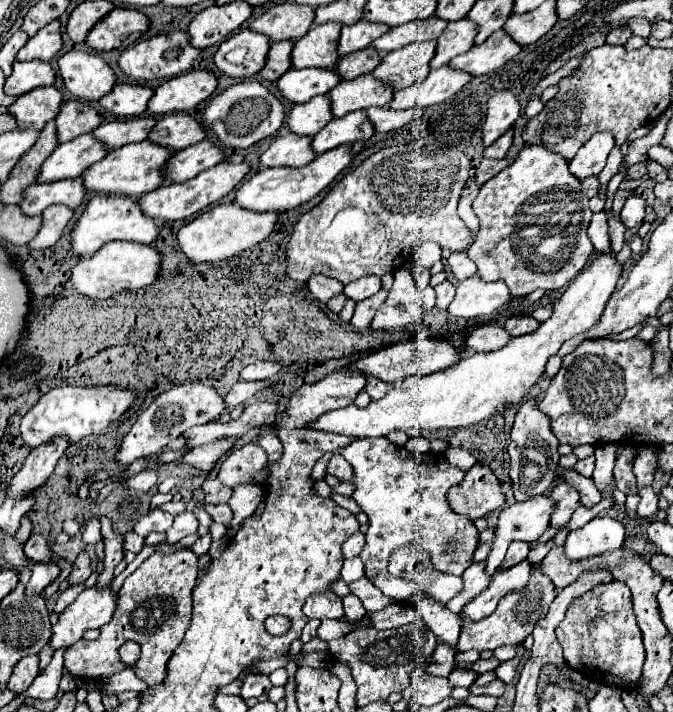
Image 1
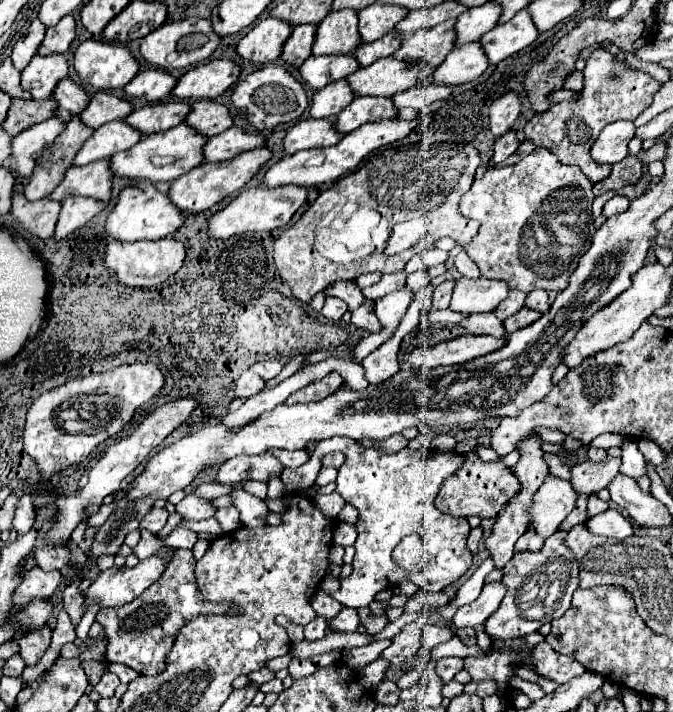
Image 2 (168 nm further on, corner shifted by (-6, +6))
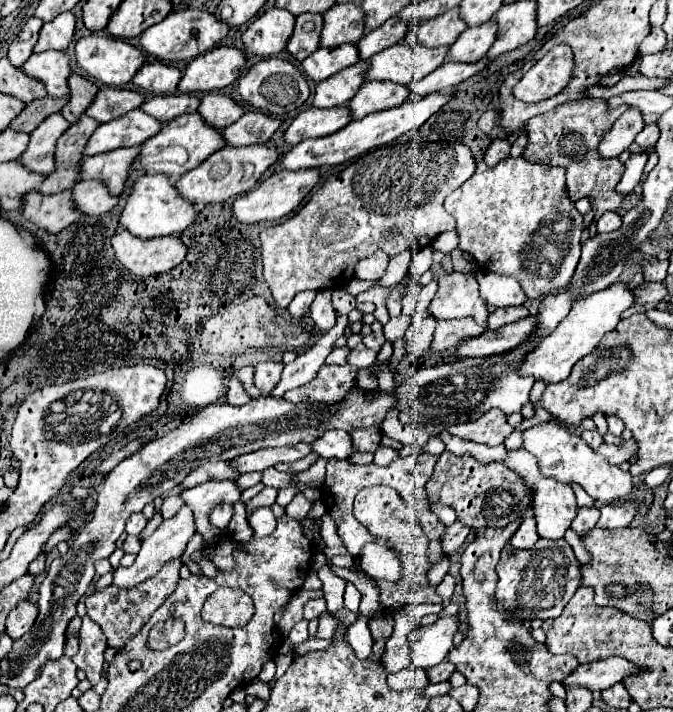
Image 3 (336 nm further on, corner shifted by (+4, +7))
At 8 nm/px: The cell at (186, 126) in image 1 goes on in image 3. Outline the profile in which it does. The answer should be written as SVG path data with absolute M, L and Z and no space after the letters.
M206 93L200 99L198 113L210 127L222 129L222 127L228 127L230 123L238 121L244 115L244 109L238 107L230 97Z

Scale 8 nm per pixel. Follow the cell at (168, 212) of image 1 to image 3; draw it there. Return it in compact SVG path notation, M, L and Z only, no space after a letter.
M226 145L224 149L212 153L204 163L200 163L196 169L184 173L180 181L176 183L176 191L180 197L192 201L194 205L212 205L212 203L222 203L228 201L230 197L242 195L250 191L260 175L278 159L276 149L268 145L248 145L248 147L230 147Z

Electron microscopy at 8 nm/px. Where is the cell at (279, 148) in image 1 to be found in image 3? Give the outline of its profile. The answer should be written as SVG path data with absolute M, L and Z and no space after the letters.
M310 107L308 111L300 113L284 133L286 145L298 145L310 137L326 137L352 121L348 107L332 107L332 109L316 109Z

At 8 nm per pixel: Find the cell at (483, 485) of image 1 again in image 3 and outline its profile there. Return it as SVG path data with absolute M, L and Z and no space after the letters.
M444 451L438 457L432 477L426 483L430 505L440 503L456 511L458 521L472 529L486 527L506 527L516 517L520 517L530 507L530 495L522 485L520 477L502 463L482 465L470 455L456 457L450 451Z

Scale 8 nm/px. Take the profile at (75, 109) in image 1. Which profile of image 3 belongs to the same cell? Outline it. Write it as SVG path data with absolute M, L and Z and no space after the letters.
M102 87L96 95L96 99L88 107L88 115L96 121L110 121L114 117L122 117L124 113L138 109L144 103L144 95L138 91L128 89L114 89L114 87Z

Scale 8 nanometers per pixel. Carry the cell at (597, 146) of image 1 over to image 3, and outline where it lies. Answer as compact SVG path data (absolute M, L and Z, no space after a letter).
M630 107L612 127L604 133L604 139L600 141L598 153L600 157L618 157L622 151L628 149L628 145L634 143L634 137L644 129L642 113L636 107Z

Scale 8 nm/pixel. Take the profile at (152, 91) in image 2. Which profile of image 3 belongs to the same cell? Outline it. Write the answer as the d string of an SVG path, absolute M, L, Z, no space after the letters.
M144 63L140 71L134 75L132 85L144 93L166 95L176 91L180 77L182 73L176 67L164 63Z

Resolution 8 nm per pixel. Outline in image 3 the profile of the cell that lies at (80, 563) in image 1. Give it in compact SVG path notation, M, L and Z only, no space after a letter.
M78 615L68 625L68 631L66 631L66 647L64 647L64 655L66 657L72 657L78 651L78 631L80 631L80 625L82 625L82 619Z

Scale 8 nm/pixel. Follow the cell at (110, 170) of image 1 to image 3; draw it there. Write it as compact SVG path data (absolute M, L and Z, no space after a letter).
M198 113L180 115L166 125L162 125L160 133L156 133L152 139L146 139L140 147L140 155L134 159L132 169L134 171L146 171L146 173L164 173L168 177L180 177L186 171L198 167L206 157L210 157L214 151L222 149L226 143L220 137L218 129L208 127Z

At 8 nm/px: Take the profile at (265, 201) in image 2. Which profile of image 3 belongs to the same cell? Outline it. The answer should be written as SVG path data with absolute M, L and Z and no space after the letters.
M318 169L276 171L268 179L264 179L262 183L258 183L258 187L254 187L252 191L236 197L236 201L232 205L232 215L240 223L278 221L278 219L290 215L302 203L302 199L312 191L312 187L316 185L316 181L318 181Z

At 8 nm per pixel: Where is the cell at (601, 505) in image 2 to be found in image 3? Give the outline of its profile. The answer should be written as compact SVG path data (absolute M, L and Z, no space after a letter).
M580 507L576 513L576 519L572 521L572 529L578 535L584 535L586 531L590 531L592 527L596 527L596 521L600 517L598 507Z

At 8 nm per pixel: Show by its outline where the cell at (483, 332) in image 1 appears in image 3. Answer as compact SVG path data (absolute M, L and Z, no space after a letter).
M448 319L448 321L438 321L436 331L434 331L434 339L430 345L430 351L444 351L448 347L454 347L470 337L482 335L486 331L486 327L474 323L474 319Z

